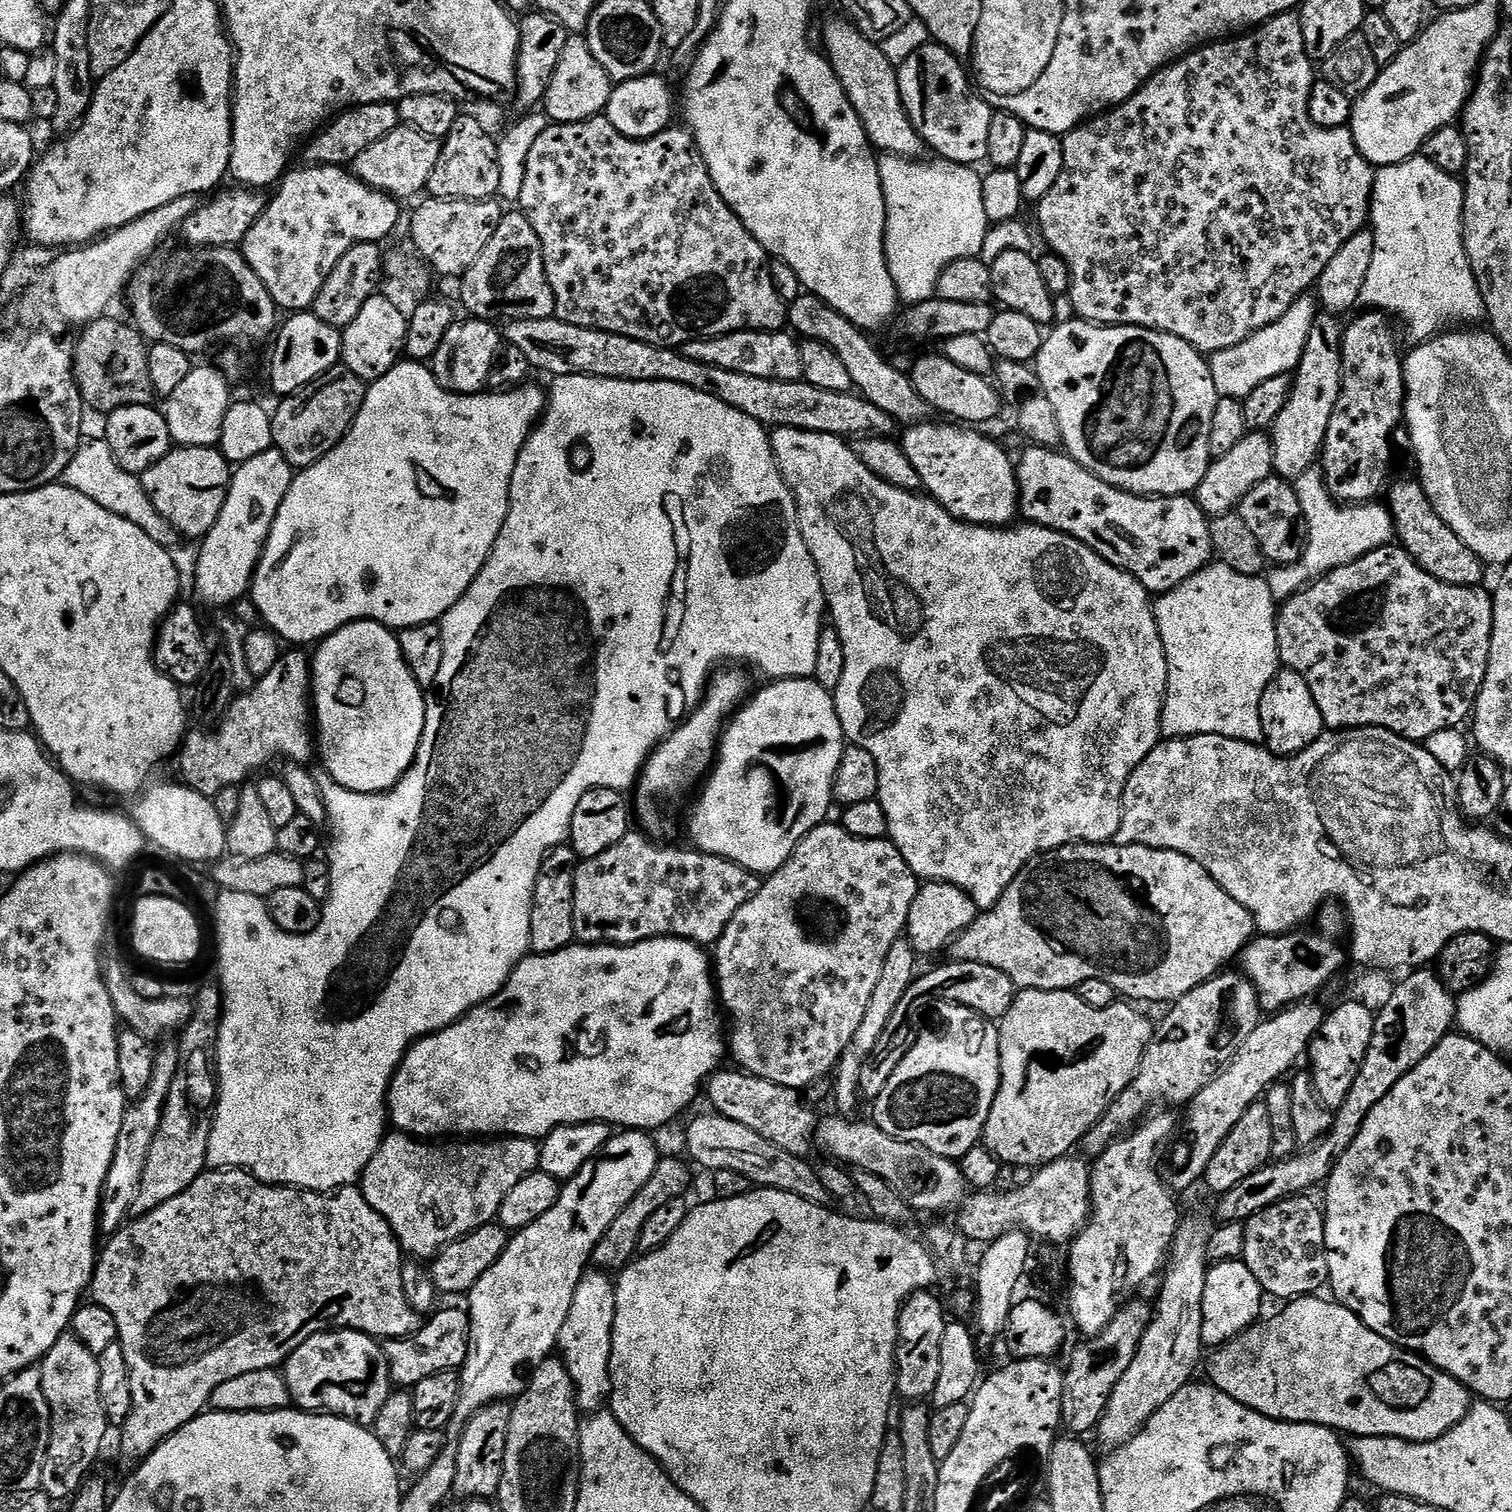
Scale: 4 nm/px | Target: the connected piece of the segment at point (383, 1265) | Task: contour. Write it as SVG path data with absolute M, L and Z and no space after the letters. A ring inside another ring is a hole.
M238 1168L227 1170L205 1170L200 1173L190 1186L178 1198L170 1198L170 1202L162 1202L158 1210L150 1210L150 1214L129 1219L119 1232L107 1237L108 1245L99 1249L96 1258L96 1269L92 1275L90 1289L91 1303L102 1306L102 1310L110 1310L114 1322L118 1322L118 1343L126 1354L126 1366L130 1366L130 1398L132 1409L130 1418L122 1425L124 1432L120 1436L120 1452L128 1460L142 1462L166 1439L173 1436L182 1426L186 1426L195 1416L201 1415L209 1407L214 1390L222 1386L222 1382L230 1382L230 1378L238 1378L241 1374L250 1374L254 1370L280 1368L284 1359L306 1338L319 1332L347 1330L364 1332L381 1341L405 1340L413 1336L422 1323L421 1313L416 1312L406 1302L406 1290L402 1290L402 1249L391 1226L366 1202L359 1187L349 1186L337 1188L335 1192L306 1192L299 1188L285 1188L263 1184L251 1172Z

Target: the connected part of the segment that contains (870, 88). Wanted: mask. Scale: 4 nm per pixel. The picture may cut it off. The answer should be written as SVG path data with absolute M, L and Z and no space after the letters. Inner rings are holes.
M844 18L832 20L825 26L824 42L828 61L832 63L832 69L838 82L842 82L842 90L846 90L846 98L850 98L850 106L854 106L873 149L879 150L881 153L883 153L882 151L889 152L892 156L916 156L920 151L925 151L924 140L918 134L918 130L914 130L914 126L904 109L896 77L898 68L891 64L889 58L886 58L881 45L877 41L866 38L866 34L859 32L855 24Z

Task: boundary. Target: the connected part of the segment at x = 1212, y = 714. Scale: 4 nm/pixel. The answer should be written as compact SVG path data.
M1213 562L1207 564L1198 574L1186 578L1182 586L1174 590L1157 595L1154 600L1156 625L1162 638L1162 646L1166 650L1168 663L1168 693L1164 699L1164 709L1160 719L1160 730L1165 737L1197 736L1198 734L1222 734L1226 738L1238 738L1251 744L1263 741L1264 731L1260 721L1260 703L1266 686L1275 678L1281 667L1280 651L1278 650L1278 634L1276 633L1276 617L1278 615L1278 601L1270 594L1270 586L1263 575L1247 576L1238 574L1238 570L1230 570L1230 566Z

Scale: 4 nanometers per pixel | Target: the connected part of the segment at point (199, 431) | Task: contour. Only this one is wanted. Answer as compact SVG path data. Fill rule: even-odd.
M193 367L190 375L174 389L174 394L166 397L162 411L166 418L166 426L170 428L172 441L177 447L203 448L215 447L221 438L222 421L226 418L228 405L233 403L234 396L228 393L230 381L219 367Z

